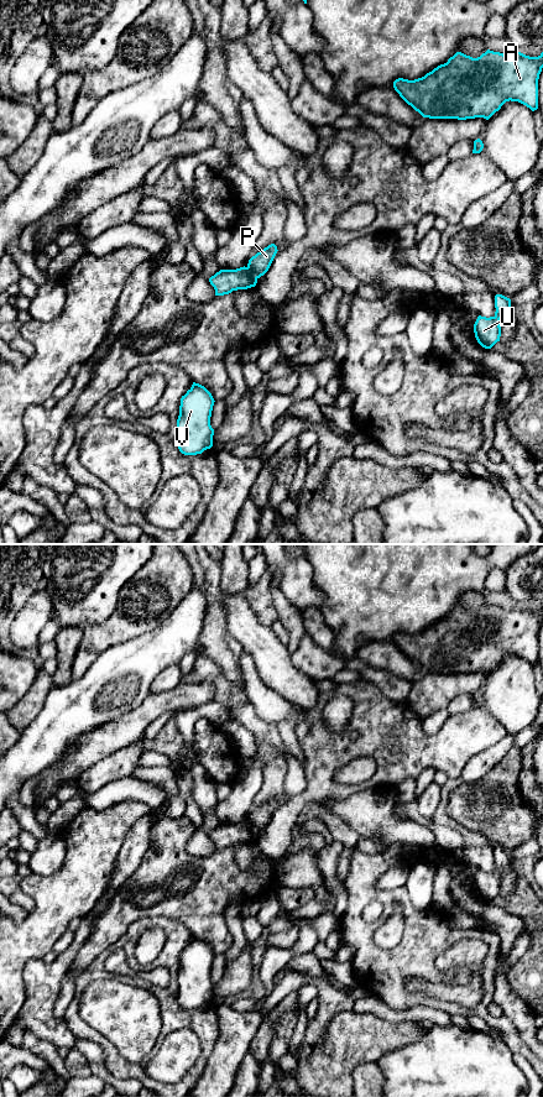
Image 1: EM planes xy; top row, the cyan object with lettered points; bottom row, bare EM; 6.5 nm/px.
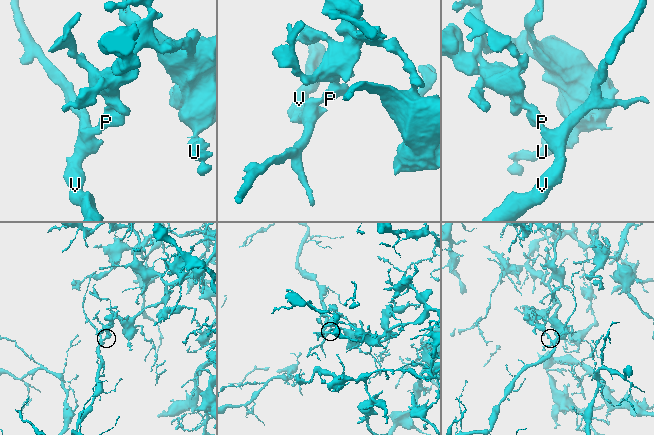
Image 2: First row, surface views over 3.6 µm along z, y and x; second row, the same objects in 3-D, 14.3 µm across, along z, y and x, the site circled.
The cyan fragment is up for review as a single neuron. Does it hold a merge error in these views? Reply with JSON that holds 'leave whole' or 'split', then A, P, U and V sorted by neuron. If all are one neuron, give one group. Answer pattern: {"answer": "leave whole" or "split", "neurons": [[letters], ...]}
{"answer": "split", "neurons": [["A", "P", "U"], ["V"]]}

